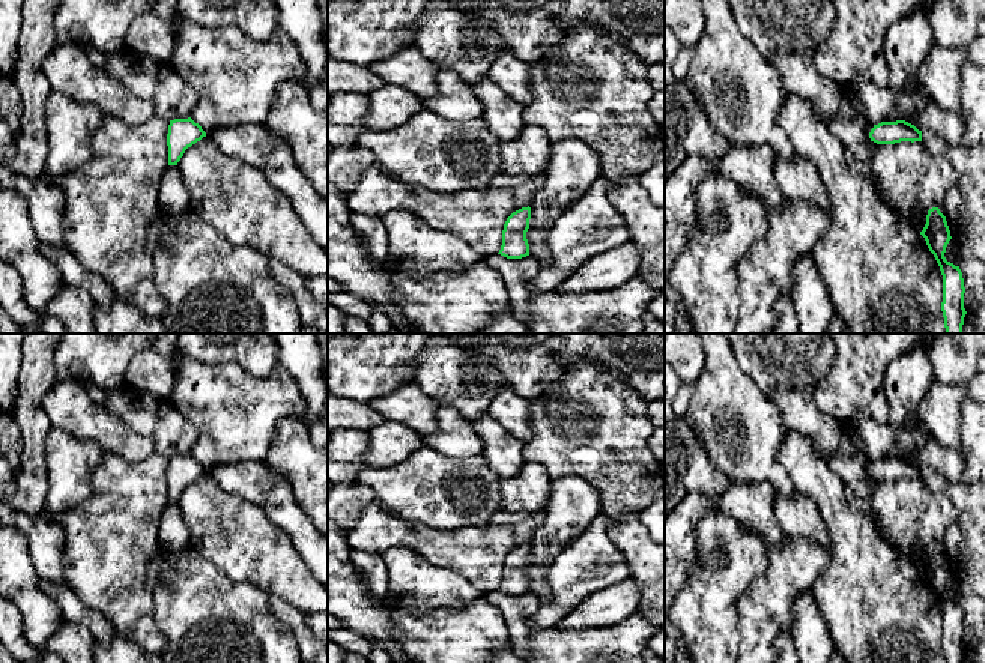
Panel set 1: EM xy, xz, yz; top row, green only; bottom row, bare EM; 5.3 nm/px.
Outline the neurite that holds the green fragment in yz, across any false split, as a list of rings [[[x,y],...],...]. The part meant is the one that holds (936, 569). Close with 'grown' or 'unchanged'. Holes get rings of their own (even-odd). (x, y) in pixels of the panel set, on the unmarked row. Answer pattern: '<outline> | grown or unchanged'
[[[938,544],[928,547],[926,561],[920,571],[925,574],[929,588],[934,591],[943,612],[941,648],[944,663],[962,663],[967,651],[964,645],[964,615],[959,603],[947,598],[946,583],[952,576],[946,553]]] | unchanged

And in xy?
[[[191,454],[170,457],[167,483],[168,502],[177,502],[185,487],[206,474],[206,469]]] | unchanged

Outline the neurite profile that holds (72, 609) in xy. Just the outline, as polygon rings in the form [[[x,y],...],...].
[[[39,579],[39,586],[48,595],[57,594],[57,607],[62,610],[63,619],[87,627],[95,642],[110,646],[116,630],[98,609],[81,601],[68,583],[56,585]]]

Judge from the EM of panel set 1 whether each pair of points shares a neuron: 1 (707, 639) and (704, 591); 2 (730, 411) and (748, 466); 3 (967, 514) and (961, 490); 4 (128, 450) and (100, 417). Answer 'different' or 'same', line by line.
1: same
2: same
3: same
4: same

